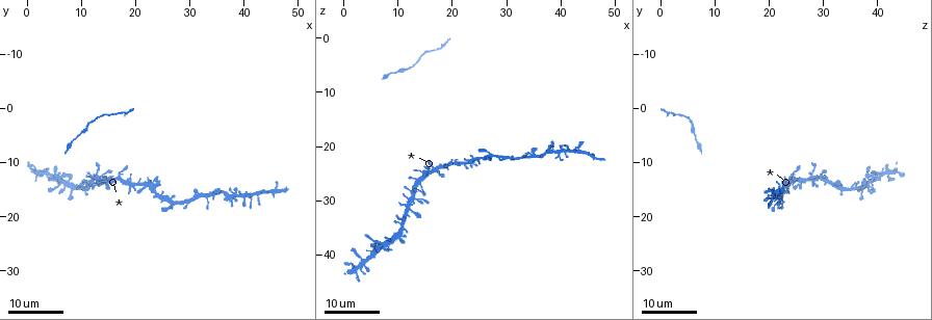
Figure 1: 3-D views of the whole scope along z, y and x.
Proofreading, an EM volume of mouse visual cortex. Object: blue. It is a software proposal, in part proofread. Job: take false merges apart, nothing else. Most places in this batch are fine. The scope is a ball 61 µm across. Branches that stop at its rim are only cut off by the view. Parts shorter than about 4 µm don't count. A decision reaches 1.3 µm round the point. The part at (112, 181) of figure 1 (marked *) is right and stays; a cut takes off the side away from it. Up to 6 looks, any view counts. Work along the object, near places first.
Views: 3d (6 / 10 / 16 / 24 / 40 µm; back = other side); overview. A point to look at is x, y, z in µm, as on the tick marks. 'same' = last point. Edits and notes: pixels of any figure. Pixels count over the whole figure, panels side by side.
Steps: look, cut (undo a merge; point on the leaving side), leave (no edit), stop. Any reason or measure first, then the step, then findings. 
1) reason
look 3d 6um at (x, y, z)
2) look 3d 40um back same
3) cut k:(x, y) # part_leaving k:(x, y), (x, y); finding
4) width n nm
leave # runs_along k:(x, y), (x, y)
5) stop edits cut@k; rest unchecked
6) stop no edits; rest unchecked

looks like a crossing
look 3d 16um at (13.5, 12.5, 29.5)

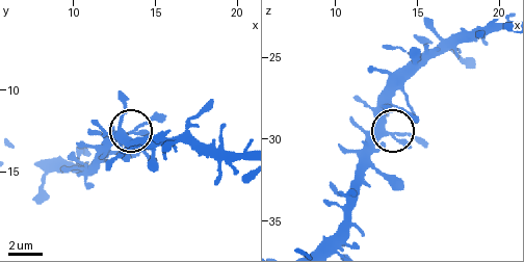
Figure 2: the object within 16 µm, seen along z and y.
look 3d 6um same

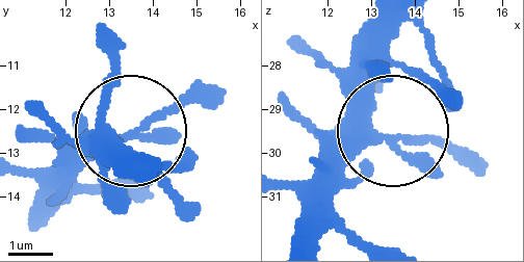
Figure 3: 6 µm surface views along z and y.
look 3d 6um back same

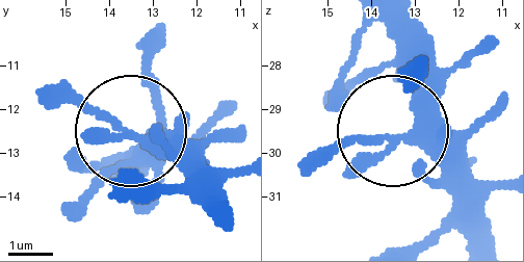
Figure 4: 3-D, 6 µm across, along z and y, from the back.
width 360 nm
leave # one neuron here

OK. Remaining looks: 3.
four-way junction
look 3d 24um at (27.0, 17.5, 21.5)

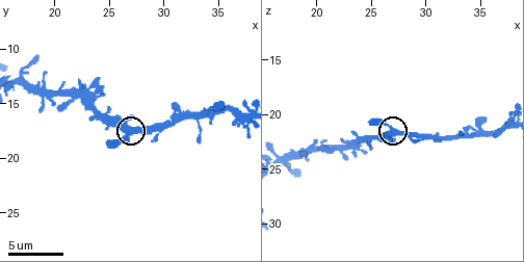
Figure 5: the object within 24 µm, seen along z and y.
look 3d 10um at (27.0, 17.6, 21.6)

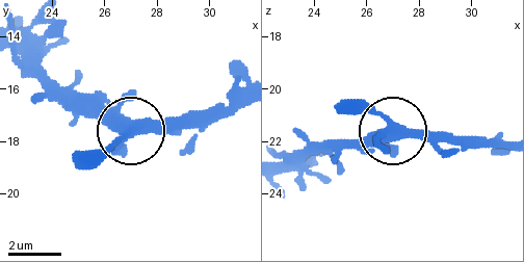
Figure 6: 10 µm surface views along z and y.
look 3d 6um at (27.0, 17.6, 21.5)

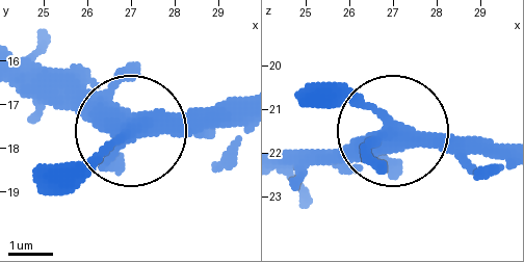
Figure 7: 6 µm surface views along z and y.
leave # runs_along 7:(281, 176), (382, 141), (382, 120), (318, 89); one neuron here

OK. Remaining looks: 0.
stop no edits; rest unchecked

